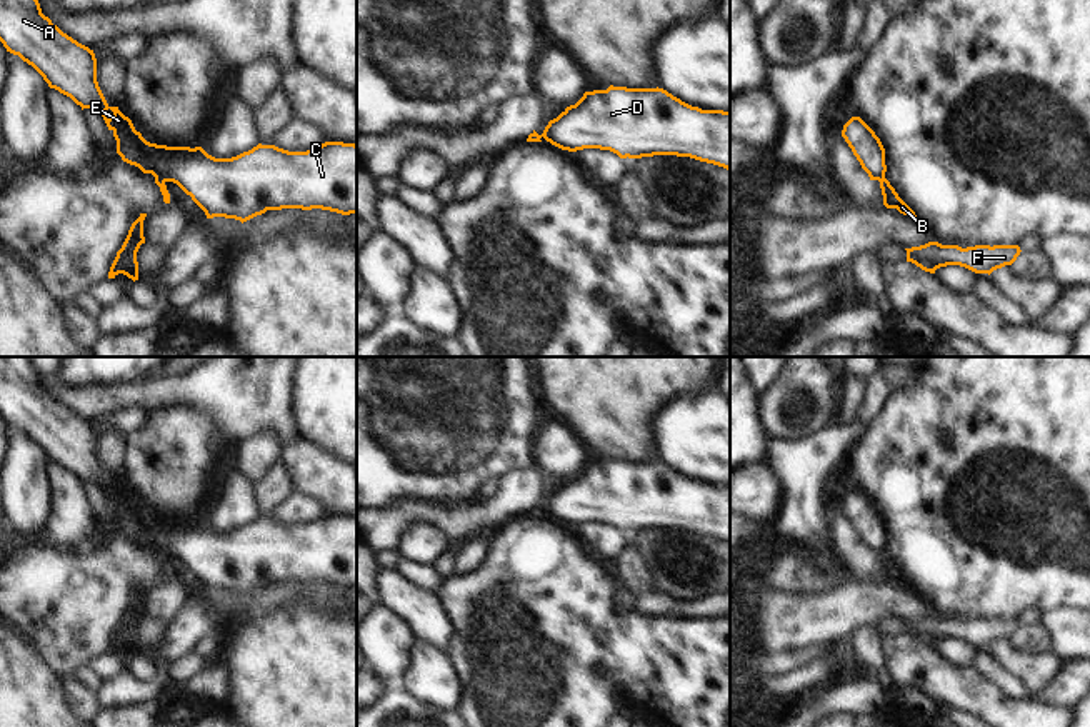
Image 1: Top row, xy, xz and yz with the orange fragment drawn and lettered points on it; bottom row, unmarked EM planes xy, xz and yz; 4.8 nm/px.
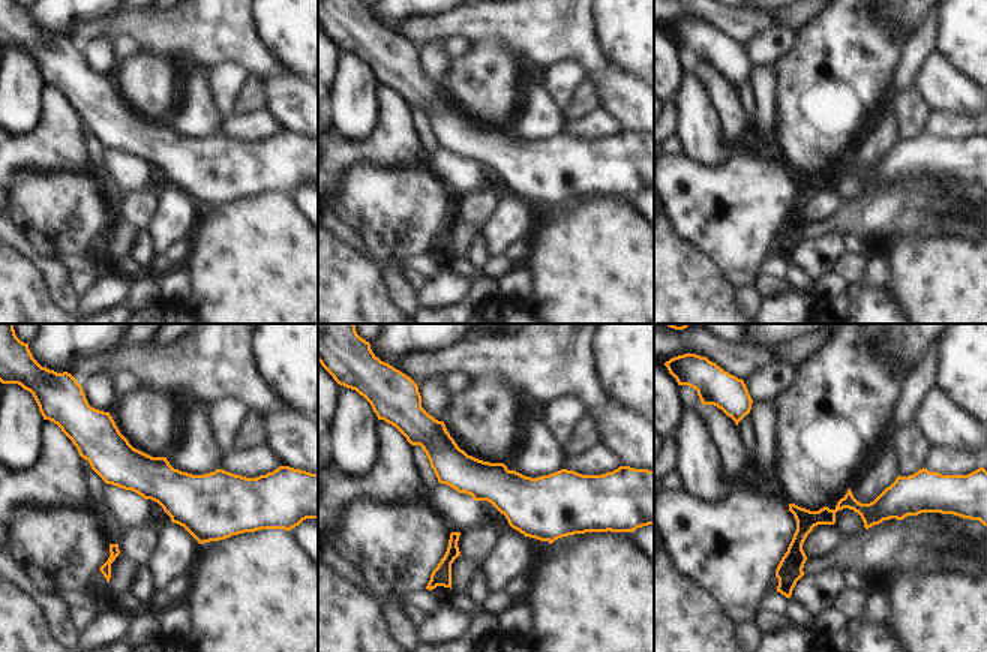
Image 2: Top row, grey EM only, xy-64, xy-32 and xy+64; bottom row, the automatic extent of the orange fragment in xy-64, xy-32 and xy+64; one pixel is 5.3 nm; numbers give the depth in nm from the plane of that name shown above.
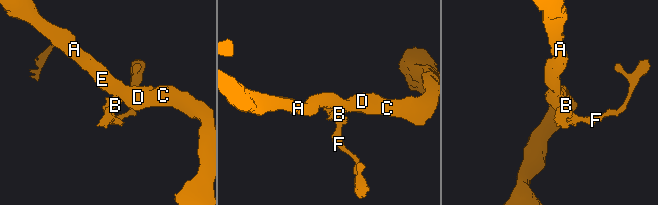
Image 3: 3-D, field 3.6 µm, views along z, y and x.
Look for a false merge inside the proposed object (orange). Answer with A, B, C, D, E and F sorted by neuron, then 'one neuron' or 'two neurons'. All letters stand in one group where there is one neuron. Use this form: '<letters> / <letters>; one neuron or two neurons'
A C D E / B F; two neurons

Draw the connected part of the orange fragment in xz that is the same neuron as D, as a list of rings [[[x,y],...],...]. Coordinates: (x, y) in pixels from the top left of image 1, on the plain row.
[[[658,460],[585,465],[538,510],[568,525],[600,522],[620,532],[677,529],[730,544],[730,485],[692,480]]]

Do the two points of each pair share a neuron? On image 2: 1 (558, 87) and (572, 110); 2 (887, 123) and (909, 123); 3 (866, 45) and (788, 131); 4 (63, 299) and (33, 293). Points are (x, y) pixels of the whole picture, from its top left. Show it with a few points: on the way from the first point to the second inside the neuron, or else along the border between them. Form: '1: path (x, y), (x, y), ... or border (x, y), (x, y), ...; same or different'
1: border (582, 74), (581, 83), (563, 113); different
2: border (888, 102), (899, 138); different
3: path (845, 66), (827, 92), (809, 110); same
4: border (32, 264), (41, 273), (48, 297), (60, 308); different

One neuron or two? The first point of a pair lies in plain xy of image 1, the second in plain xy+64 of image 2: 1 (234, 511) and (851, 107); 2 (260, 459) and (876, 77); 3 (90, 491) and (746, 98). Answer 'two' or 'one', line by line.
1: two
2: two
3: one

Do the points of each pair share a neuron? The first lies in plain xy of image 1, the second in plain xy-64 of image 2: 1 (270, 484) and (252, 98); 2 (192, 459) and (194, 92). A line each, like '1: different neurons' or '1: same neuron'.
1: same neuron
2: different neurons

